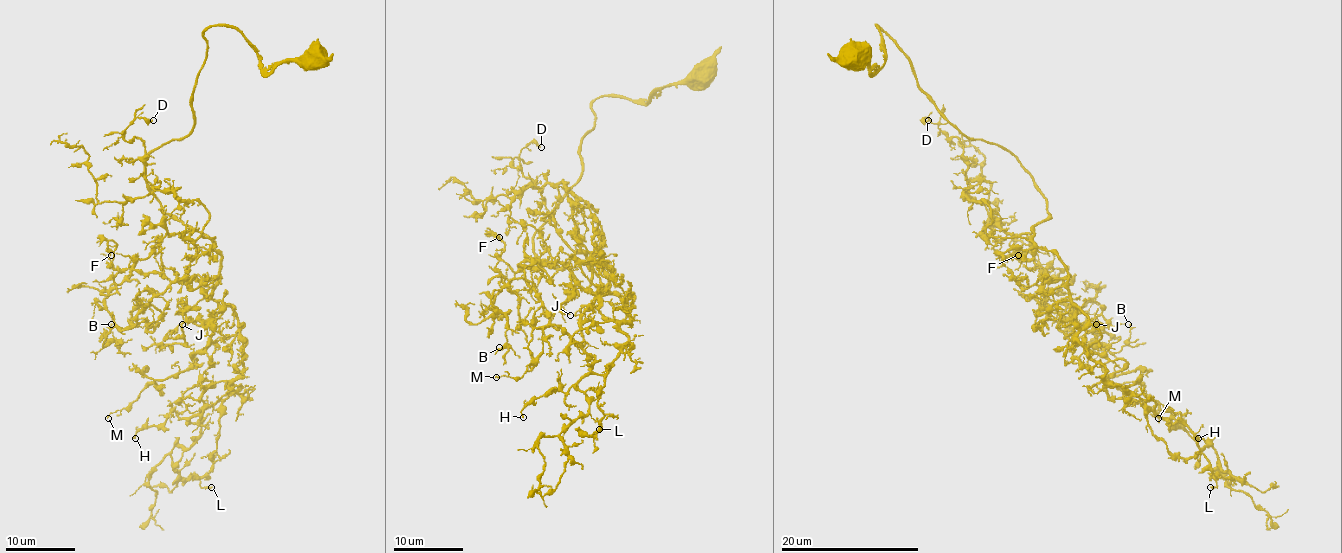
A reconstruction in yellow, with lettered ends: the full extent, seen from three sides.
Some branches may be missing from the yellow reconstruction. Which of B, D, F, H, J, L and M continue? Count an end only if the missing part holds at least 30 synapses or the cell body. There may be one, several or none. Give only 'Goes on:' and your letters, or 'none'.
Goes on: none

